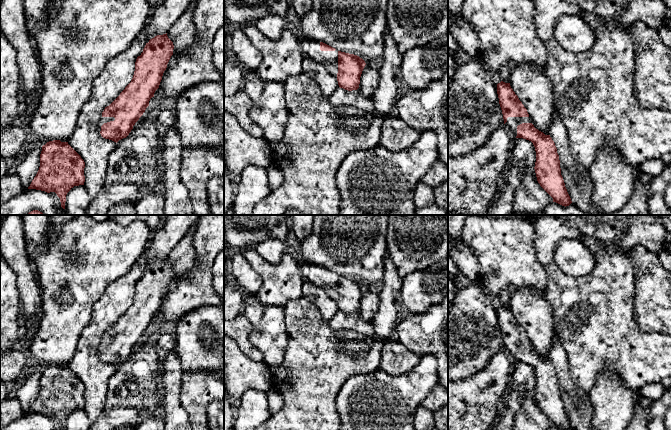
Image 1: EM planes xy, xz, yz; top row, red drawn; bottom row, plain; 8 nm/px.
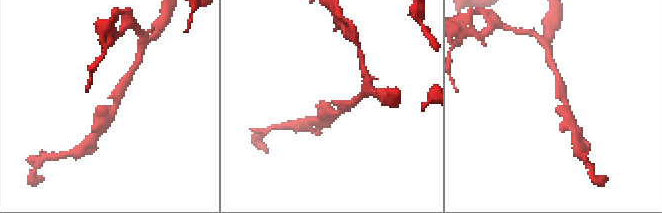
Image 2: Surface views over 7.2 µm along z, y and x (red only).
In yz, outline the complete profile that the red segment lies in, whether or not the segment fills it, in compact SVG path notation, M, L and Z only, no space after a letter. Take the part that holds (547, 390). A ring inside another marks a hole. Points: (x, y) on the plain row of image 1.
M501 305L497 308L497 318L502 334L504 351L512 362L523 362L533 367L536 375L535 397L540 410L562 430L572 425L561 399L557 372L550 359L545 359L532 348L527 333L510 310Z

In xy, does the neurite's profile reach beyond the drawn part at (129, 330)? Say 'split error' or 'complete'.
split error

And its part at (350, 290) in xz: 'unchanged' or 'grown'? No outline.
grown

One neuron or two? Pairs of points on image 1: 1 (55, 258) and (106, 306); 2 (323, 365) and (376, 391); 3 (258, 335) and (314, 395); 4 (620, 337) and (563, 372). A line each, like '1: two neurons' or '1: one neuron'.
1: two neurons
2: two neurons
3: two neurons
4: two neurons

